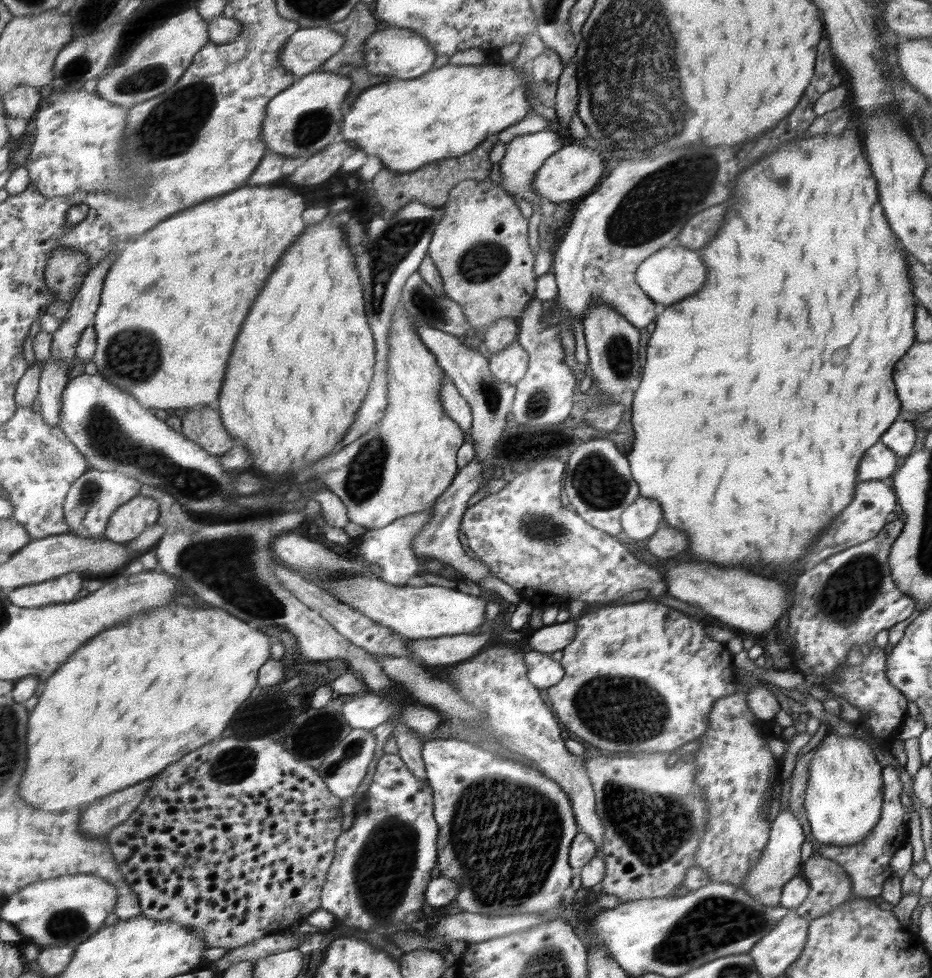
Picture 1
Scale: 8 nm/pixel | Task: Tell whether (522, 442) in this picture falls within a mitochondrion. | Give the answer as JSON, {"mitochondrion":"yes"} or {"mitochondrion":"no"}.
{"mitochondrion":"yes"}

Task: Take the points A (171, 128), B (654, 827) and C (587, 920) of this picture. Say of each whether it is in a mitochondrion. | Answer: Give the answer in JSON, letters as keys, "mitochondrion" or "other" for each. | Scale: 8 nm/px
{"A":"mitochondrion","B":"mitochondrion","C":"other"}

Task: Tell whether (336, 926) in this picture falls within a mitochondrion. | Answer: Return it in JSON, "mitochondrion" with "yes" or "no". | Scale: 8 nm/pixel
{"mitochondrion":"no"}

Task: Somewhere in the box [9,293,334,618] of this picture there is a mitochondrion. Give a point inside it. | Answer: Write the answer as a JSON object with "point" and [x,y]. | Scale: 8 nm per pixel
{"point":[108,438]}

